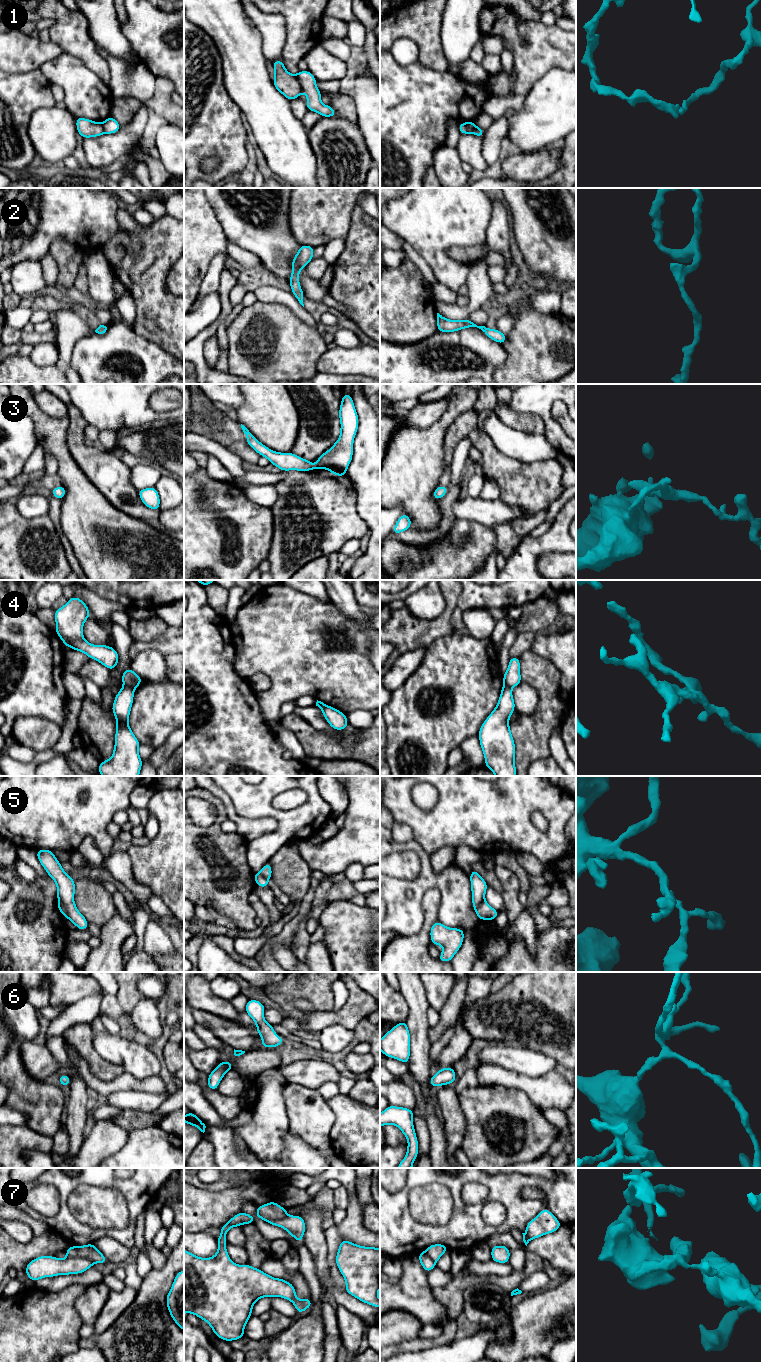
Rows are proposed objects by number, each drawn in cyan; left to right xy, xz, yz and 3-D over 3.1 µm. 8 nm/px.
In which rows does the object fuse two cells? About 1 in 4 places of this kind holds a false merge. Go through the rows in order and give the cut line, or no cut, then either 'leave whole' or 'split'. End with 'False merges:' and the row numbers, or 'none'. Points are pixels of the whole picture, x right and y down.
1: cut xz (294, 75), (302, 90); split
2: cut none; leave whole
3: cut none; leave whole
4: cut xy (124, 684), (133, 690); split
5: cut xy (58, 899), (64, 905), (67, 917); split
6: cut none; leave whole
7: cut xy (67, 1255), (87, 1258), (92, 1263); split
False merges: 1, 4, 5, 7

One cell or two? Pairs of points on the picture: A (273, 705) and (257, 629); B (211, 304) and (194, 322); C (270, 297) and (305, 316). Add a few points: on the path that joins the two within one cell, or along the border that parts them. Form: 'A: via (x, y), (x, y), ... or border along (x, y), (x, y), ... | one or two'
A: via (277, 686), (276, 648) | one
B: via (208, 308), (198, 318) | one
C: via (279, 297), (287, 298), (296, 307) | one

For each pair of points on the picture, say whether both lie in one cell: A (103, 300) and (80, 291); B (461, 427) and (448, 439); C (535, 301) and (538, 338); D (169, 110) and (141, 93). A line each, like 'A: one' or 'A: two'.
A: two
B: one
C: two
D: two

